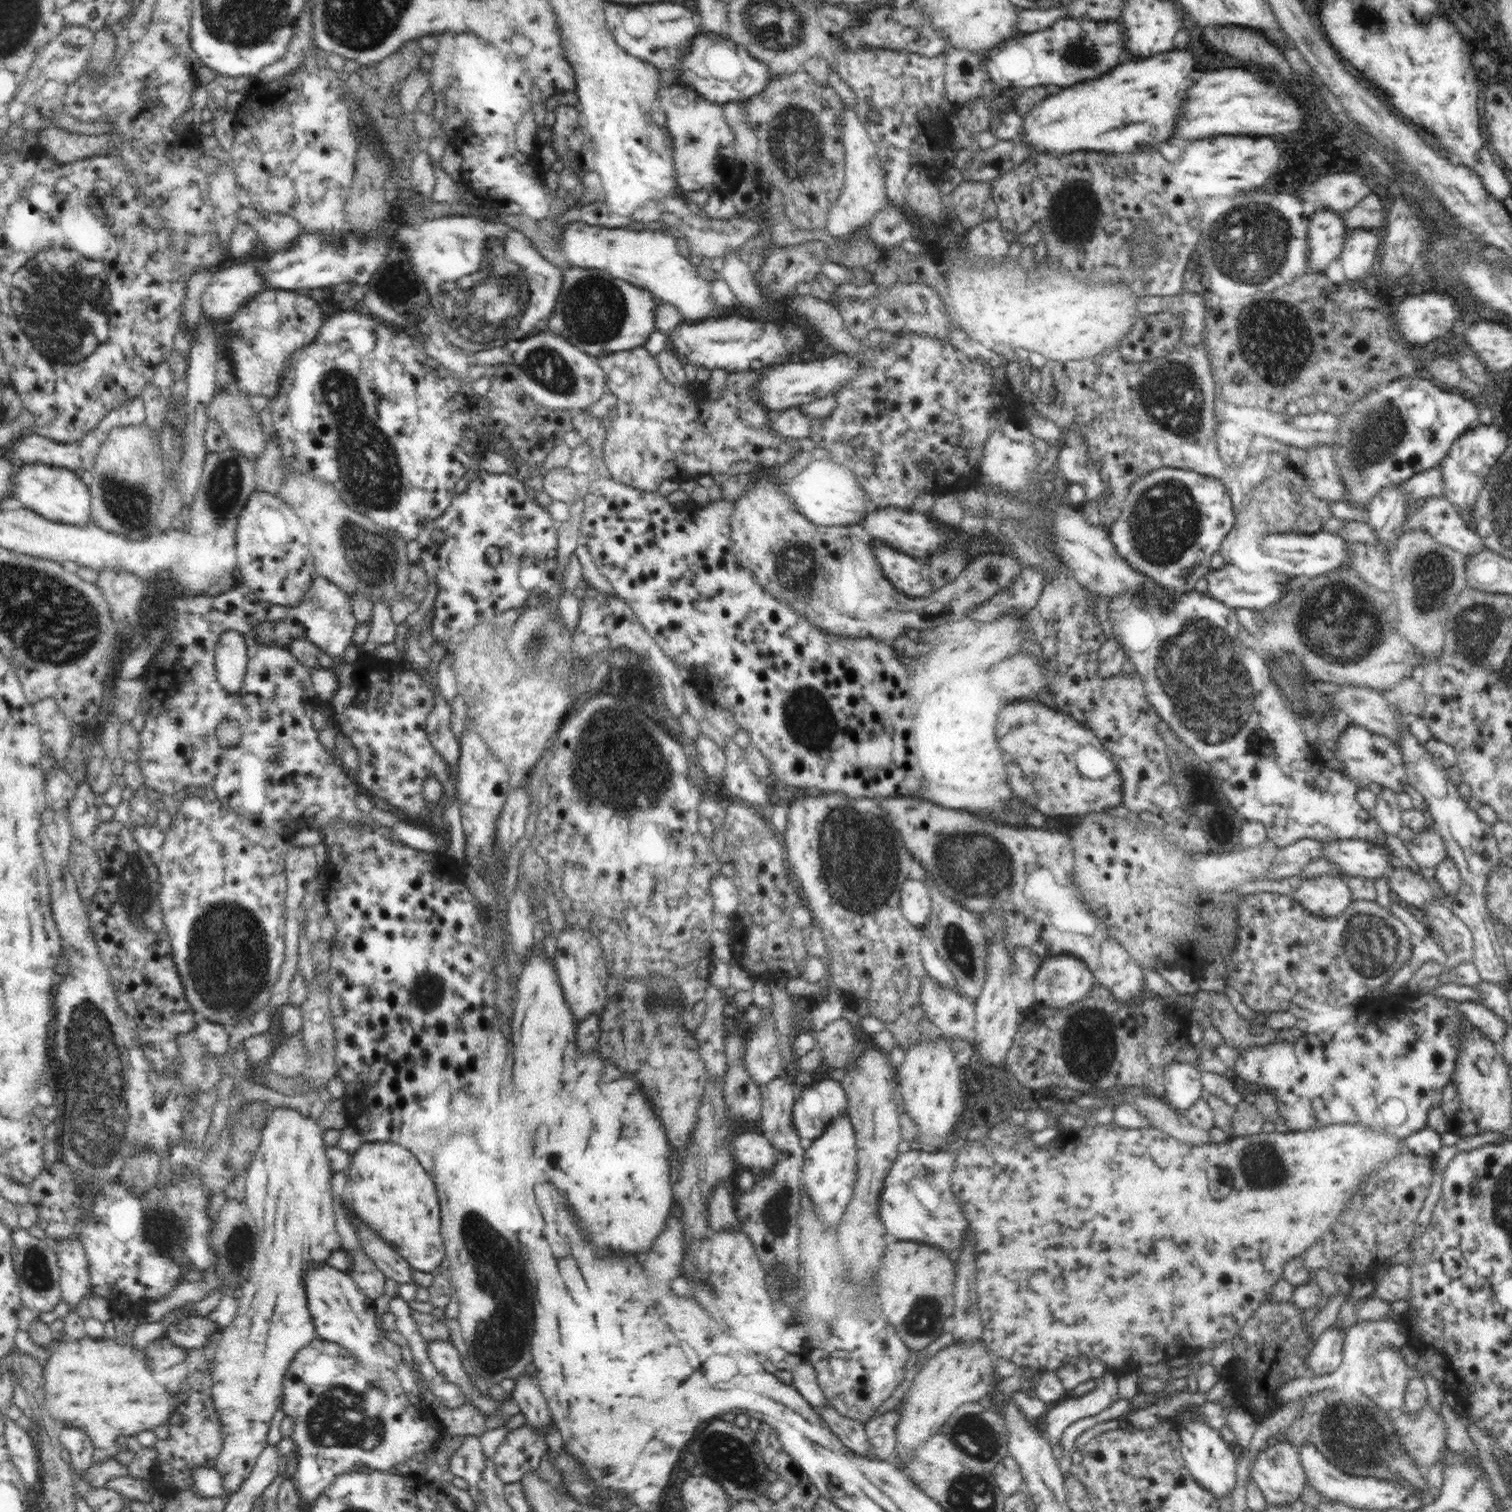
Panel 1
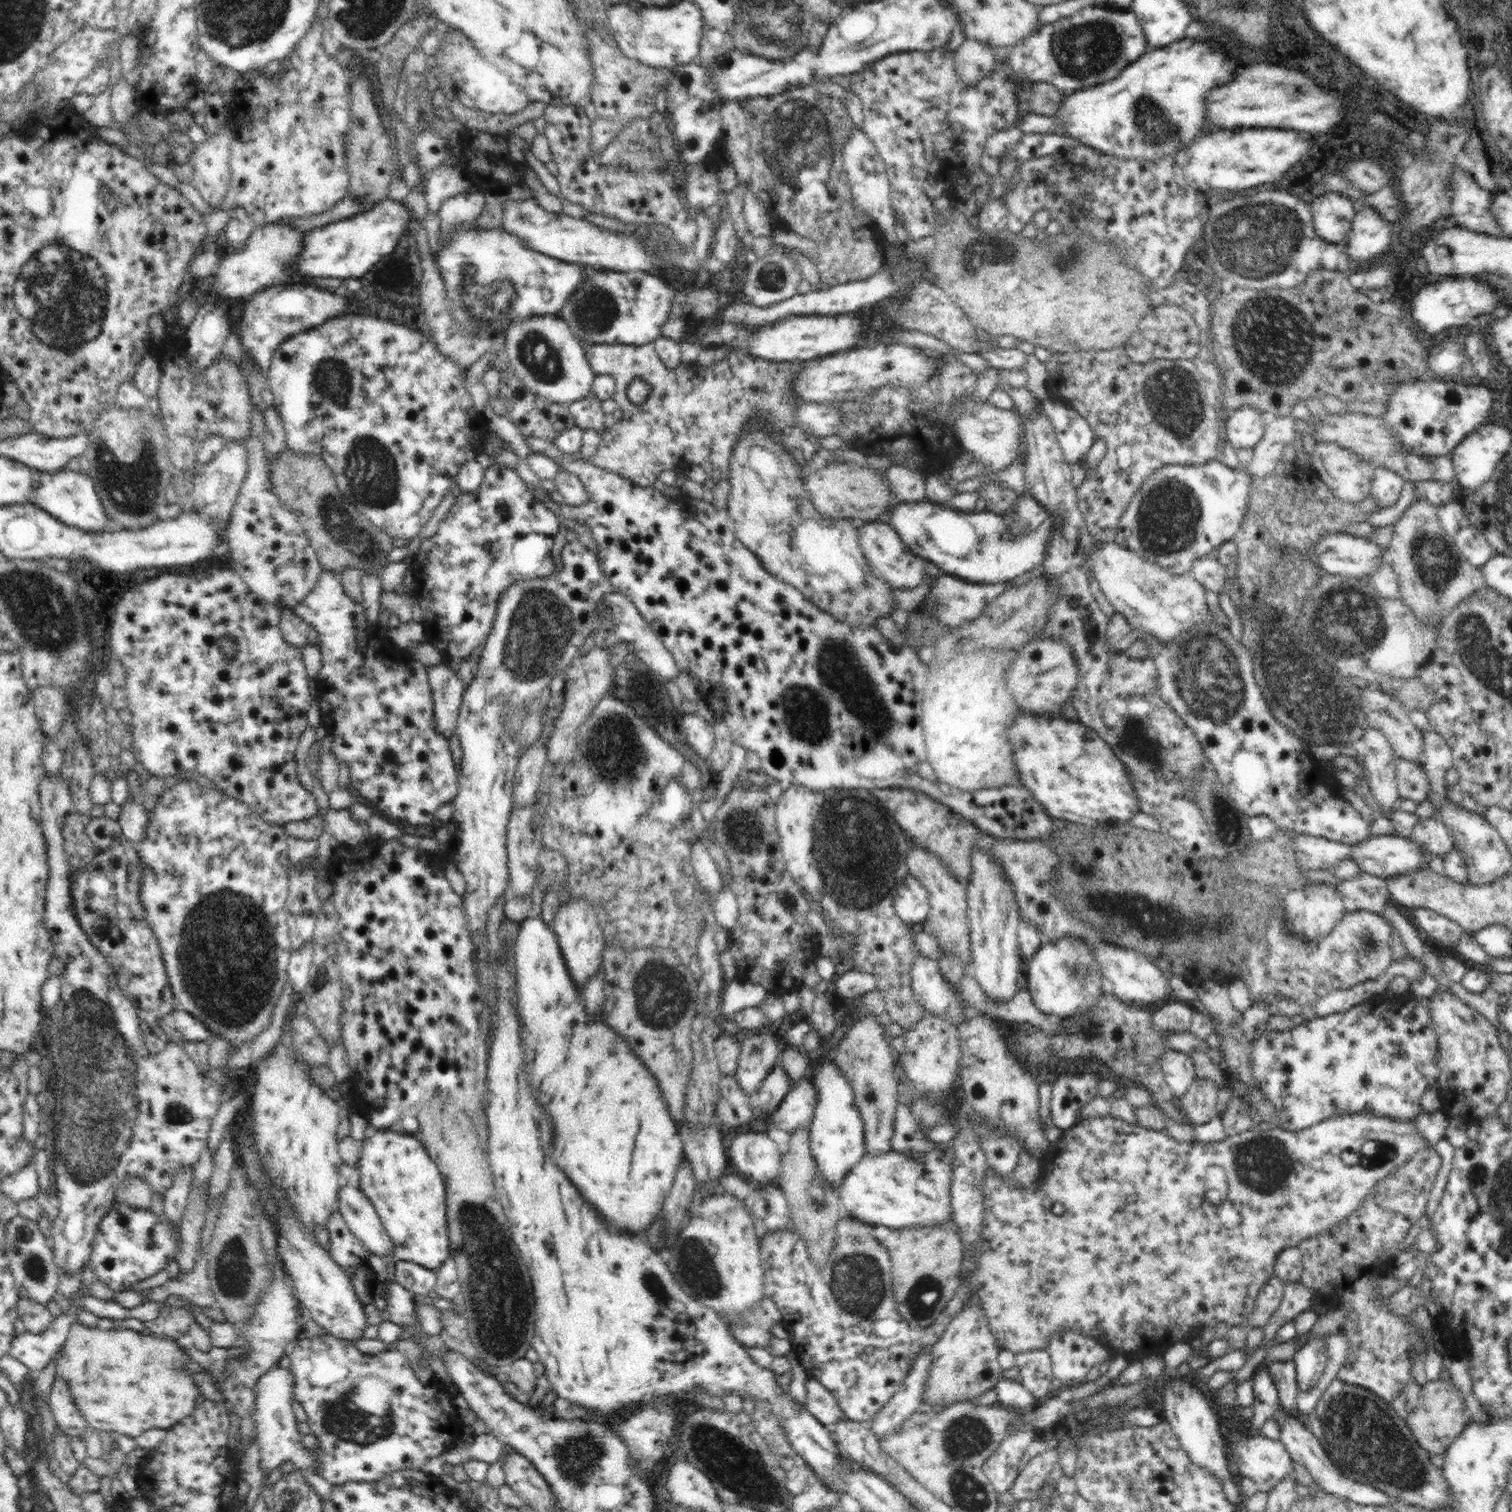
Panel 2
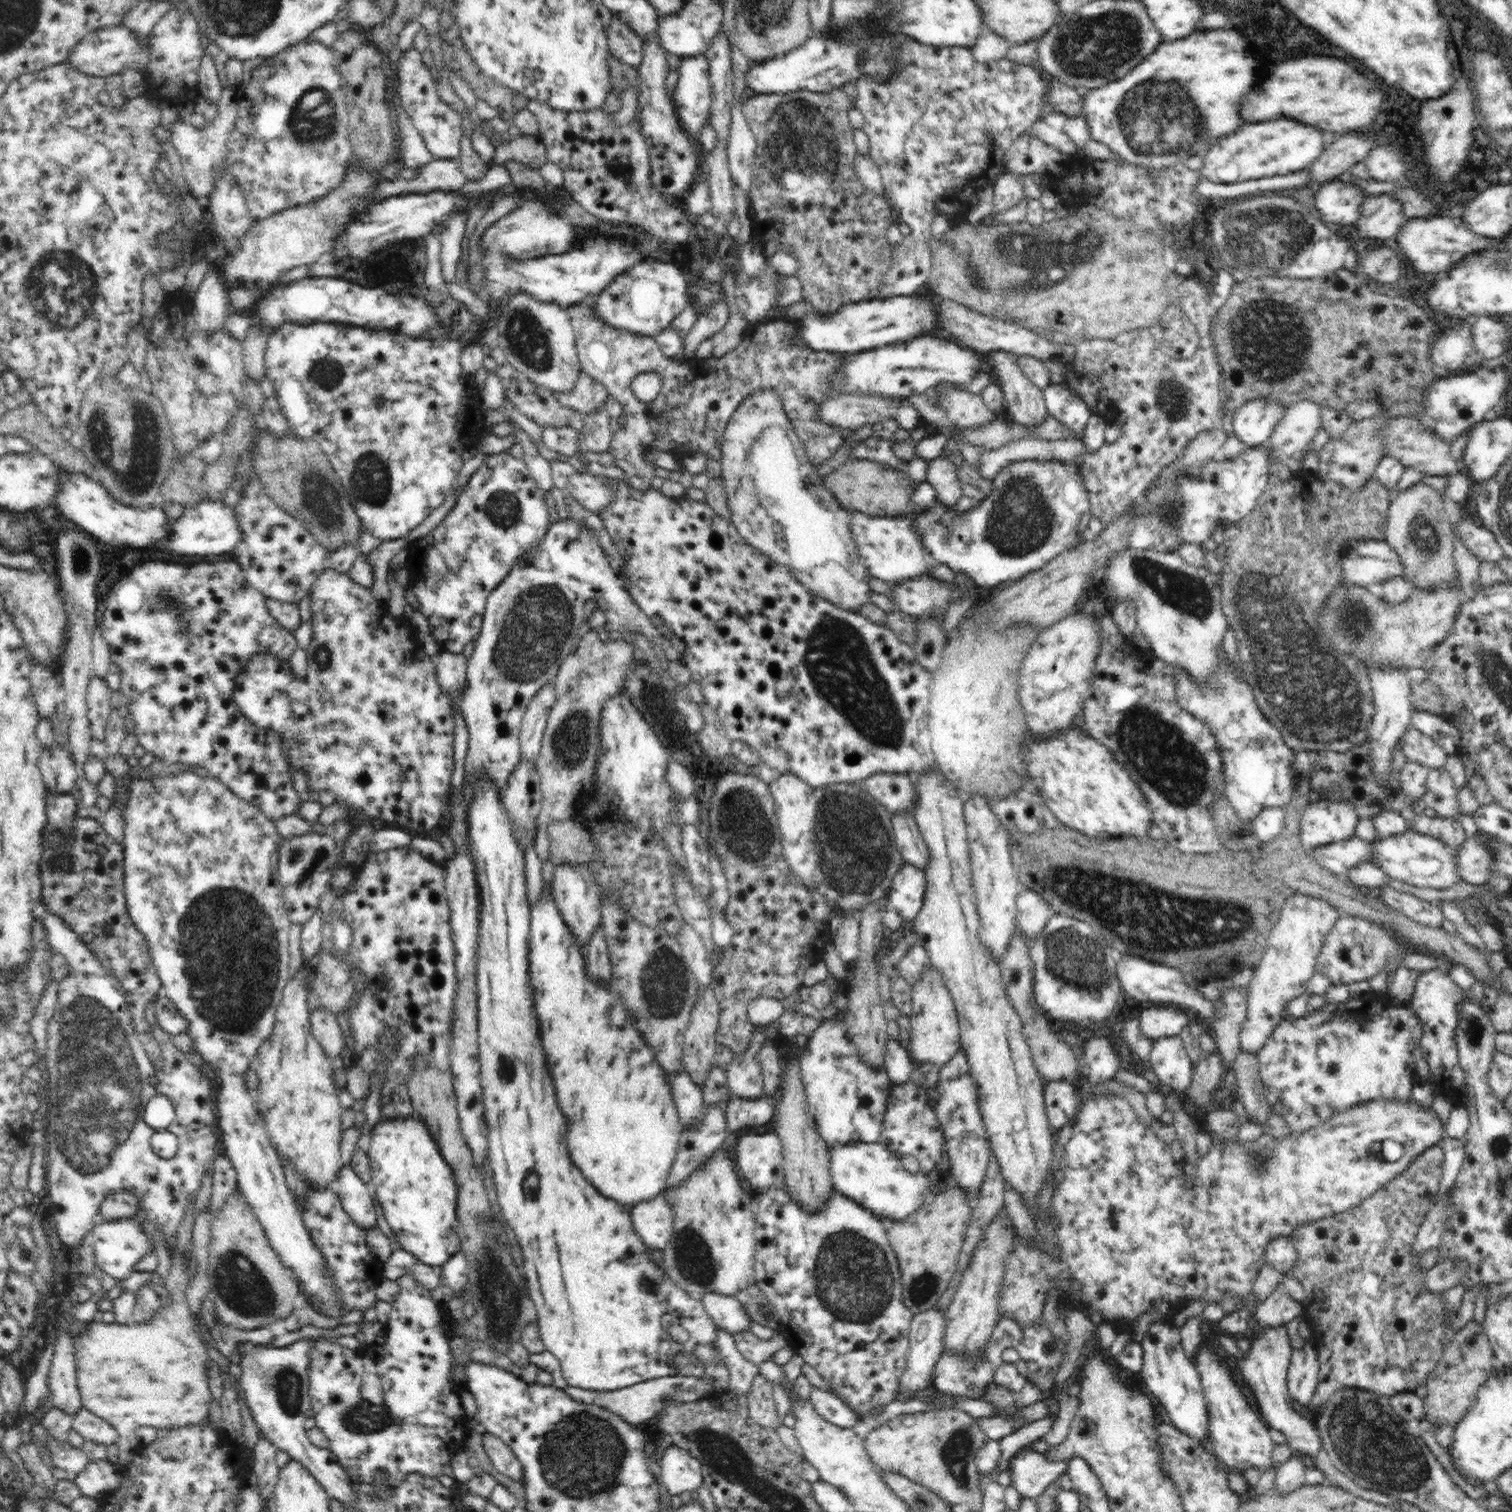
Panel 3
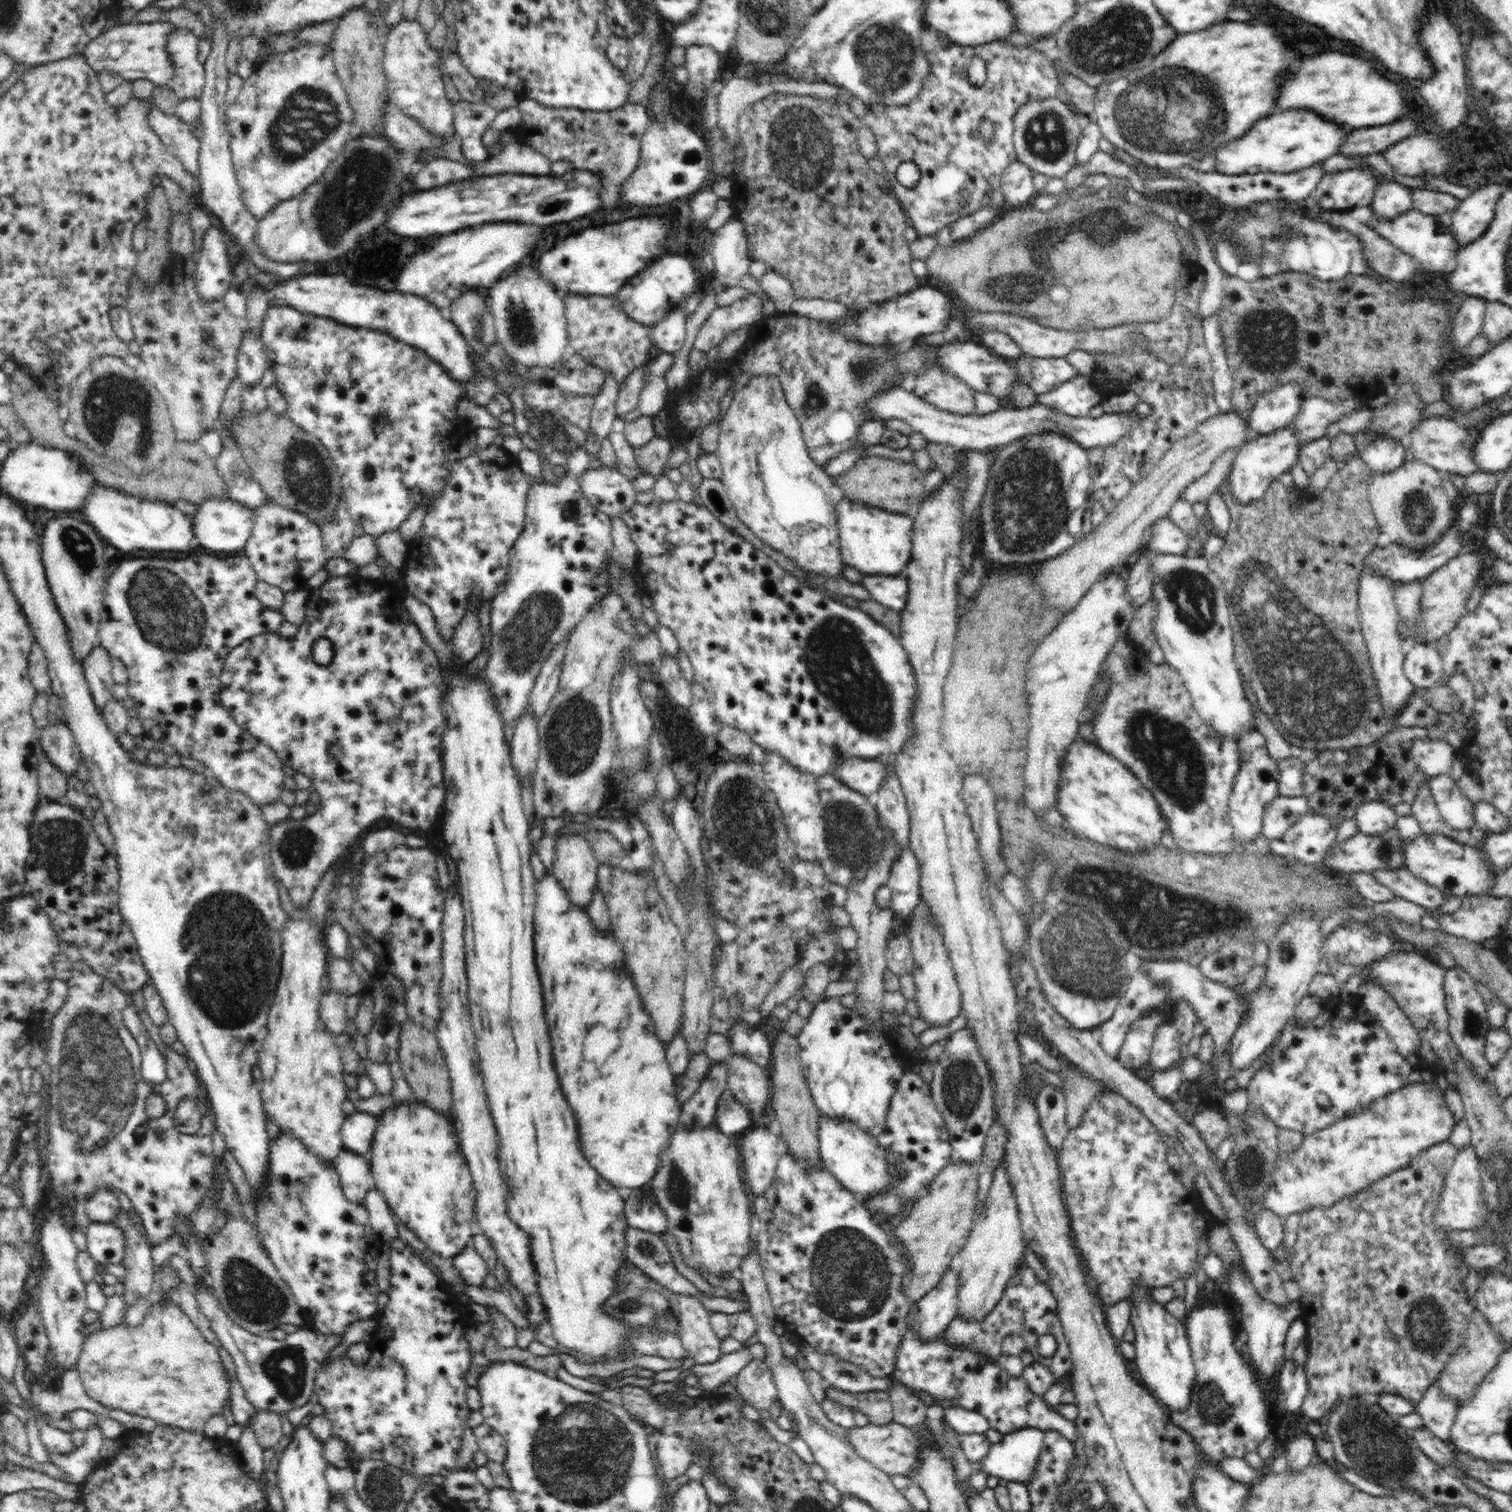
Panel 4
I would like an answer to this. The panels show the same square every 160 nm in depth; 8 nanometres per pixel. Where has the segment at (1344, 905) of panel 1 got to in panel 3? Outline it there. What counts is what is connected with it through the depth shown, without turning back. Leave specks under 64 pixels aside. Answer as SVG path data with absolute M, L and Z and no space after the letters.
M1302 894L1282 906L1280 918L1270 930L1266 956L1258 968L1254 968L1247 987L1247 1017L1239 1038L1240 1048L1244 1051L1256 1054L1271 1037L1276 1025L1288 1016L1287 1002L1306 993L1306 983L1316 971L1320 949L1338 918L1338 911L1326 900Z

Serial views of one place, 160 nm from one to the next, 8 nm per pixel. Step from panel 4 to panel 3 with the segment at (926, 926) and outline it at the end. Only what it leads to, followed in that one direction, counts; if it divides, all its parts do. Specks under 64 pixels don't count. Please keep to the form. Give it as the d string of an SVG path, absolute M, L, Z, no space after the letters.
M933 964L924 968L922 980L911 986L911 990L912 1014L909 1016L911 1030L907 1048L909 1056L917 1066L928 1062L942 1068L961 1048L959 1020L954 1001Z

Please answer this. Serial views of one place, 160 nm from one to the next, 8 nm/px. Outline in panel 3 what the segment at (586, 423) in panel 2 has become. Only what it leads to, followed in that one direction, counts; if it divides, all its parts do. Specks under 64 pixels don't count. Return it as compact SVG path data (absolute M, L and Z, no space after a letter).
M583 371L578 376L572 392L556 392L555 395L562 406L577 410L582 416L605 406L611 399L607 388Z

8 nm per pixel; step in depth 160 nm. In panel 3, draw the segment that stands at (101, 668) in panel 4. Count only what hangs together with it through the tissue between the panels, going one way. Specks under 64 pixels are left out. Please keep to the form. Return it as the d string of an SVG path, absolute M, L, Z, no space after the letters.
M91 677L86 696L87 716L91 723L92 737L98 739L98 741L105 740L105 729L111 711L112 693L104 679Z

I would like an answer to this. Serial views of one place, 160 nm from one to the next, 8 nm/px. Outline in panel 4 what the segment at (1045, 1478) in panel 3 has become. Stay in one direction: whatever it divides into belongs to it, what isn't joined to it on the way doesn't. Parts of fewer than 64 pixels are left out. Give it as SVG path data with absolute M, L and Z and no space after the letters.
M1022 1428L1014 1430L1010 1434L1004 1434L1002 1442L998 1442L998 1444L991 1443L988 1456L982 1462L974 1465L974 1467L988 1474L988 1476L999 1476L999 1478L1004 1478L1007 1482L1019 1482L1026 1485L1028 1480L1030 1480L1030 1476L1036 1470L1038 1460L1040 1460L1038 1454L1043 1447L1043 1438L1043 1430L1037 1428Z

